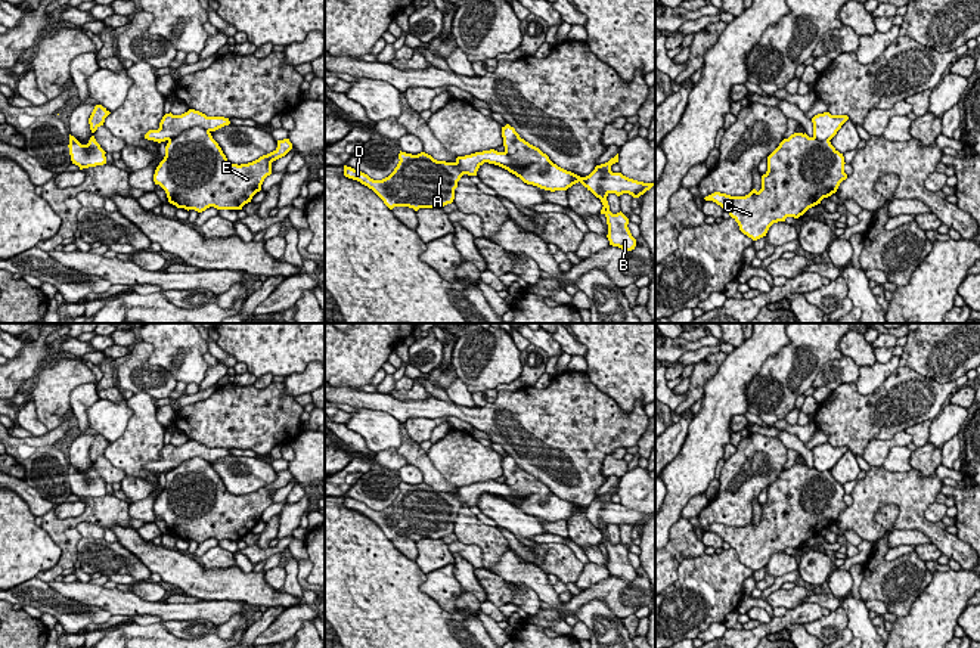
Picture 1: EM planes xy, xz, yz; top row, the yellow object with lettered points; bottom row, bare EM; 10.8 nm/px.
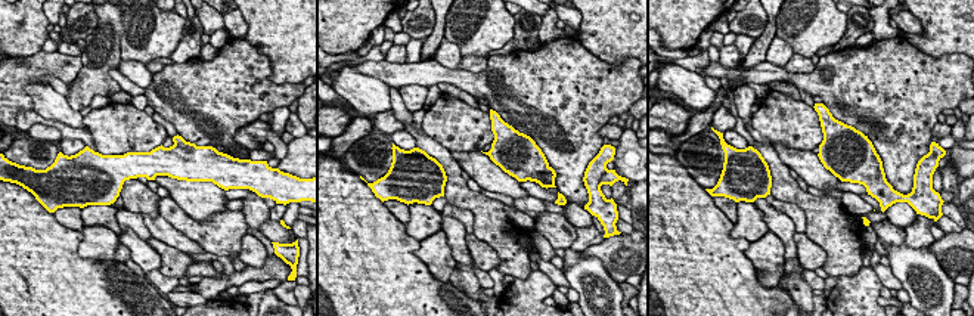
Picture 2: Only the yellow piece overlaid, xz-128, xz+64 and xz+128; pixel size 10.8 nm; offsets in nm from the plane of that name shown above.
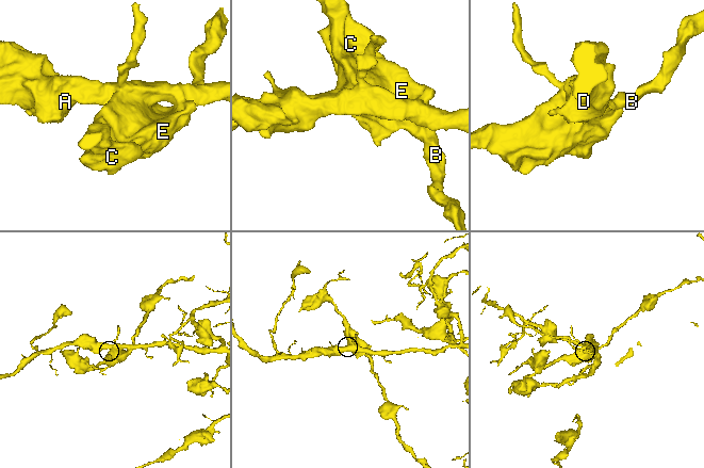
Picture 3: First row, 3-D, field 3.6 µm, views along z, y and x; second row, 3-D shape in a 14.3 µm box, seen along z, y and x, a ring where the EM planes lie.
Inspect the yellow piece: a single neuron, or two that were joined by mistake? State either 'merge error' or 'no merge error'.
no merge error

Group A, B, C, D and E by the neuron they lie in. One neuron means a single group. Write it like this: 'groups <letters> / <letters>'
groups A B C D E

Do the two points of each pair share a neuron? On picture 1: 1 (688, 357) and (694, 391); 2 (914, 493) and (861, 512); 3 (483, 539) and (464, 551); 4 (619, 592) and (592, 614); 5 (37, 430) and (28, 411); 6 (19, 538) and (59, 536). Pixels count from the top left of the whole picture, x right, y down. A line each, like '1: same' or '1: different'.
1: different
2: same
3: different
4: different
5: same
6: different

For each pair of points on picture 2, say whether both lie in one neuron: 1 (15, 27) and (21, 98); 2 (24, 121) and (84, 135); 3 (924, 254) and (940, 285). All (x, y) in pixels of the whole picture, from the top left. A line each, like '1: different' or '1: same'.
1: different
2: same
3: same

